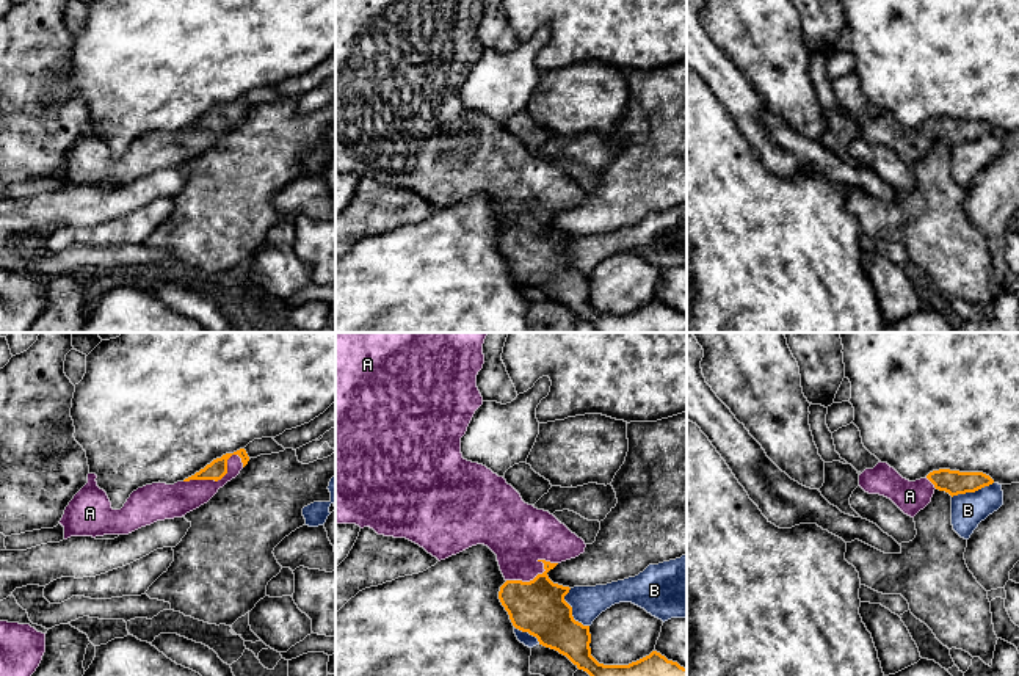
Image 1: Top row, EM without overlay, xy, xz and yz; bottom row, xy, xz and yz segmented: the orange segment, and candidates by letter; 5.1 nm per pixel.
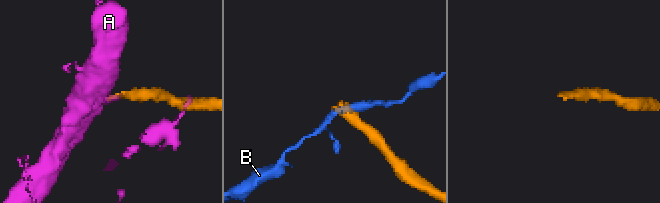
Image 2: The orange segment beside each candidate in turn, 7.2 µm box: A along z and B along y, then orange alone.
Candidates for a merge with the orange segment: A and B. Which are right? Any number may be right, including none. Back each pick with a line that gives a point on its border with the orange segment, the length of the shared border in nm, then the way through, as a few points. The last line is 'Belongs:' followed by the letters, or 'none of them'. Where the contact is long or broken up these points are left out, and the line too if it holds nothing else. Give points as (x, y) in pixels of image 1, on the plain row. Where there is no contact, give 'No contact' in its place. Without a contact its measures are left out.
A: Touches orange at xy (218, 127). Shared border 320 nm
Belongs: A

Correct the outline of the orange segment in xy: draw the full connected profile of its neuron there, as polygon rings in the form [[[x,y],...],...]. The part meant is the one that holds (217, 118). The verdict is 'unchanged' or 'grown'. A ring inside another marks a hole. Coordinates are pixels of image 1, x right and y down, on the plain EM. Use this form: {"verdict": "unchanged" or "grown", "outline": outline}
{"verdict": "grown", "outline": [[[245,97],[226,102],[183,130],[138,136],[121,158],[111,157],[107,141],[97,135],[97,124],[88,122],[88,132],[74,144],[60,169],[64,188],[129,184],[157,169],[182,166],[207,152],[248,110]]]}

